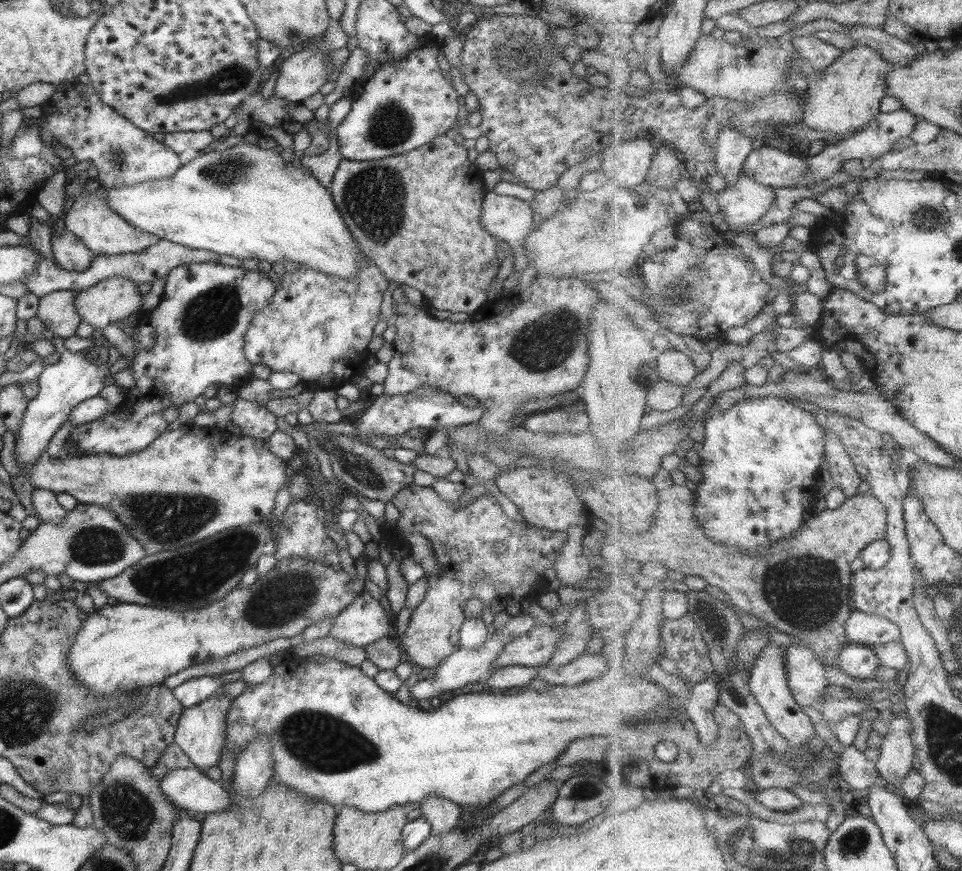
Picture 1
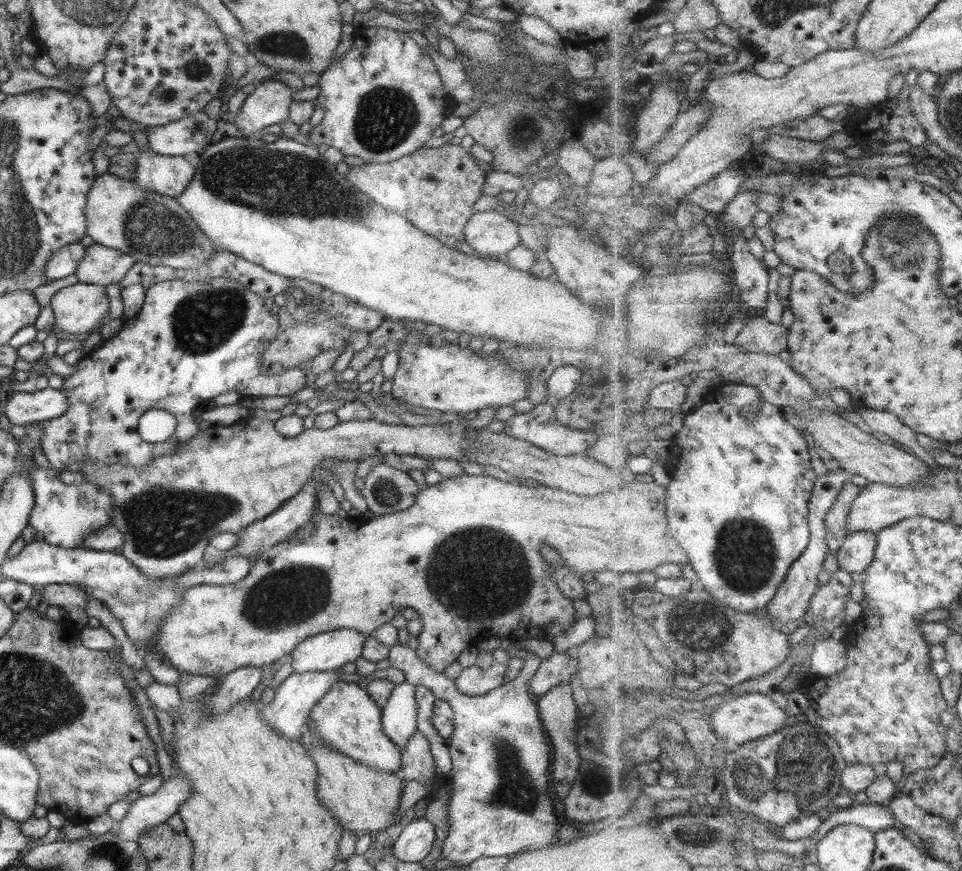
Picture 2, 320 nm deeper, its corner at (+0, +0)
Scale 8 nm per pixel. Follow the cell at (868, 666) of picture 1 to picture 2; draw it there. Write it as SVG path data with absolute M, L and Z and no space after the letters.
M831 637L817 641L809 658L812 674L820 678L841 672L848 663L846 646L844 640L835 640Z

